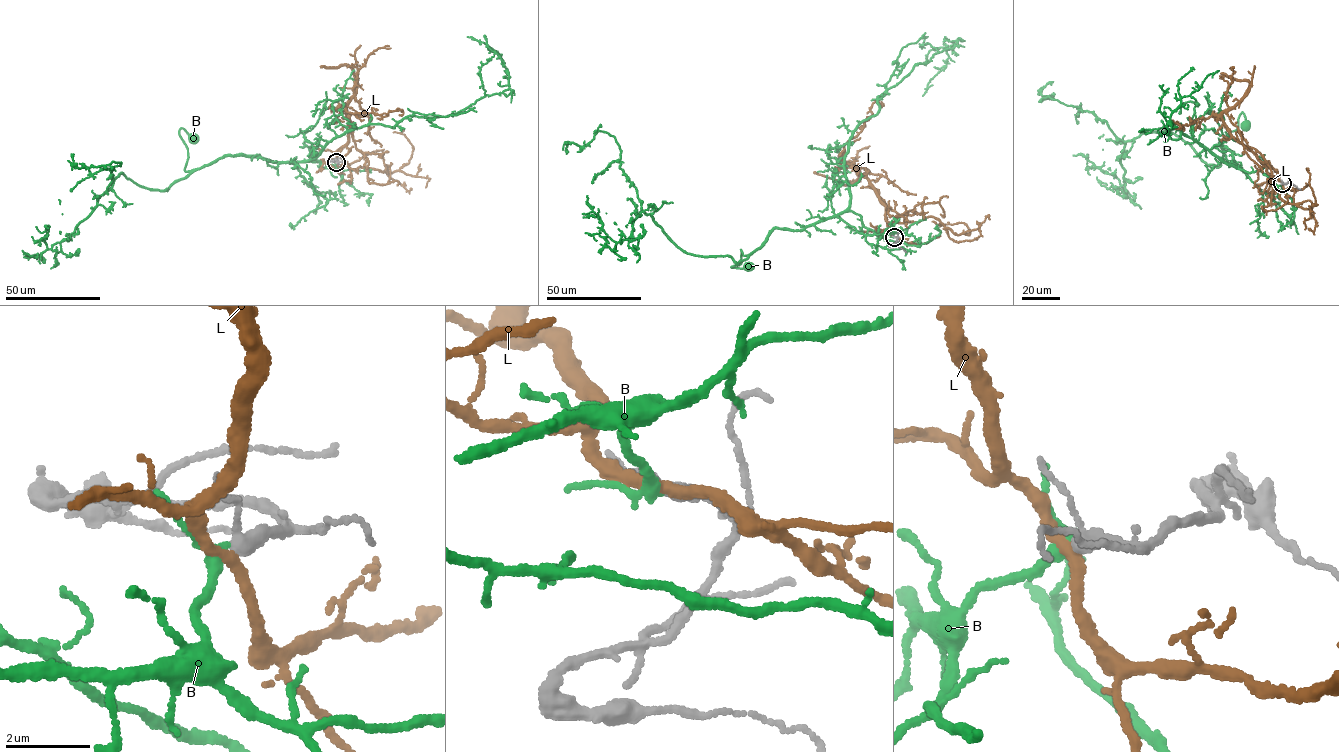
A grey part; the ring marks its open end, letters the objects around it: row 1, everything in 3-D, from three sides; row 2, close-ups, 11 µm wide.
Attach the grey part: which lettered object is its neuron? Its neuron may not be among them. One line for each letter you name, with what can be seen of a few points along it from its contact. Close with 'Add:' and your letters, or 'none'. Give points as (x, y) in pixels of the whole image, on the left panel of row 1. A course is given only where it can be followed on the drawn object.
B: via (336, 162), (322, 168), (314, 158), (224, 155), (186, 171), (188, 149), (179, 131), (194, 139)
Add: B

